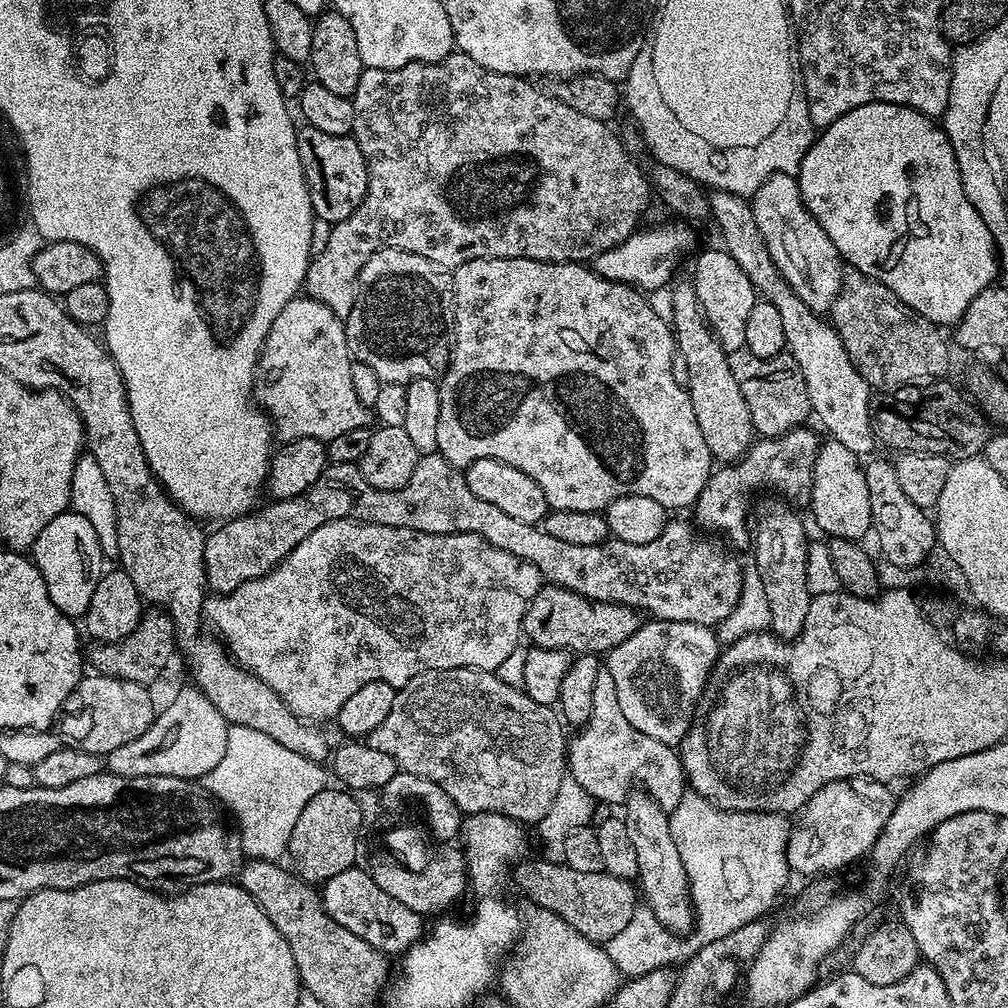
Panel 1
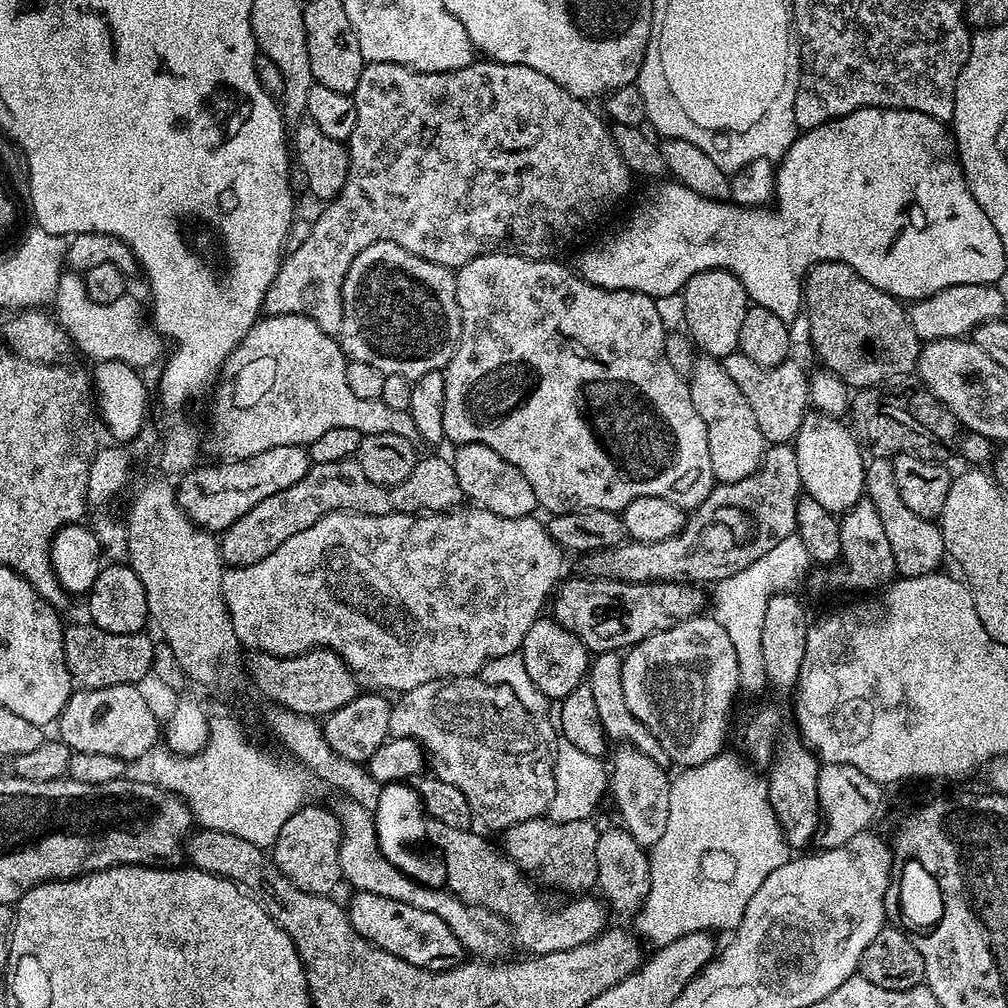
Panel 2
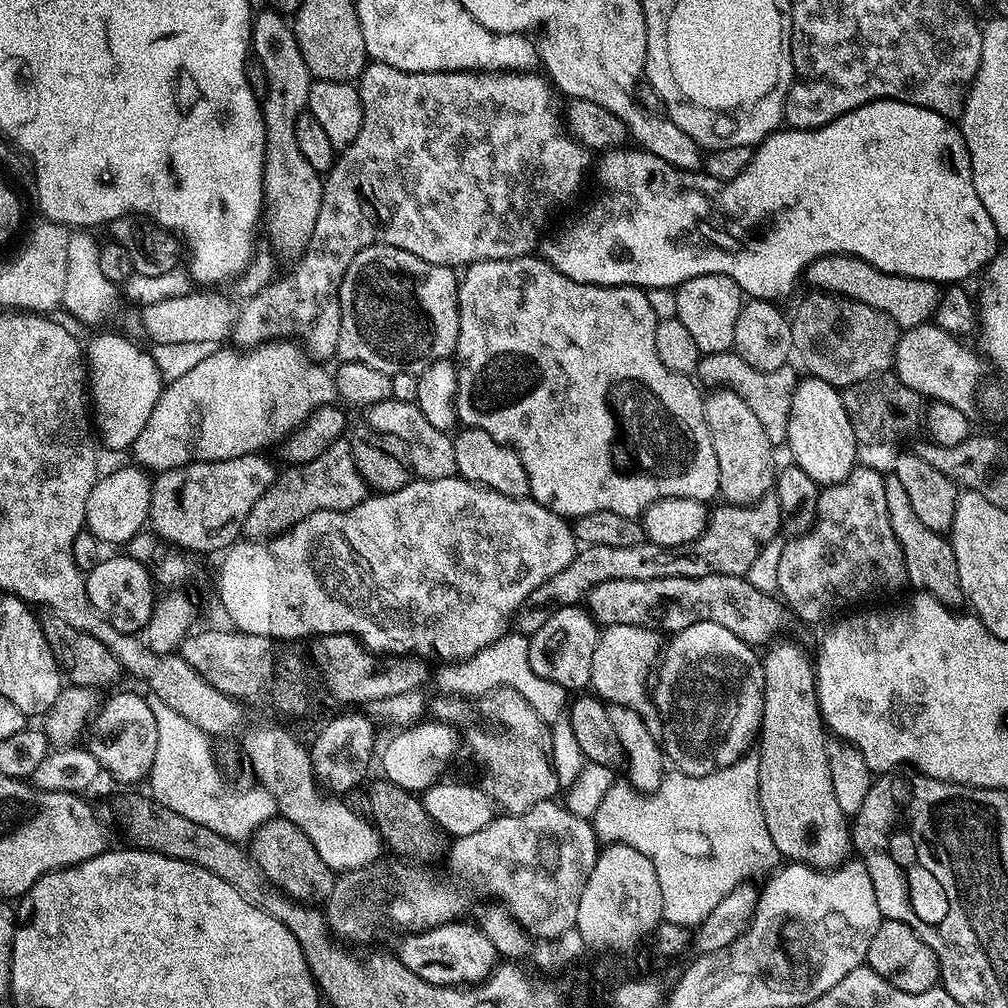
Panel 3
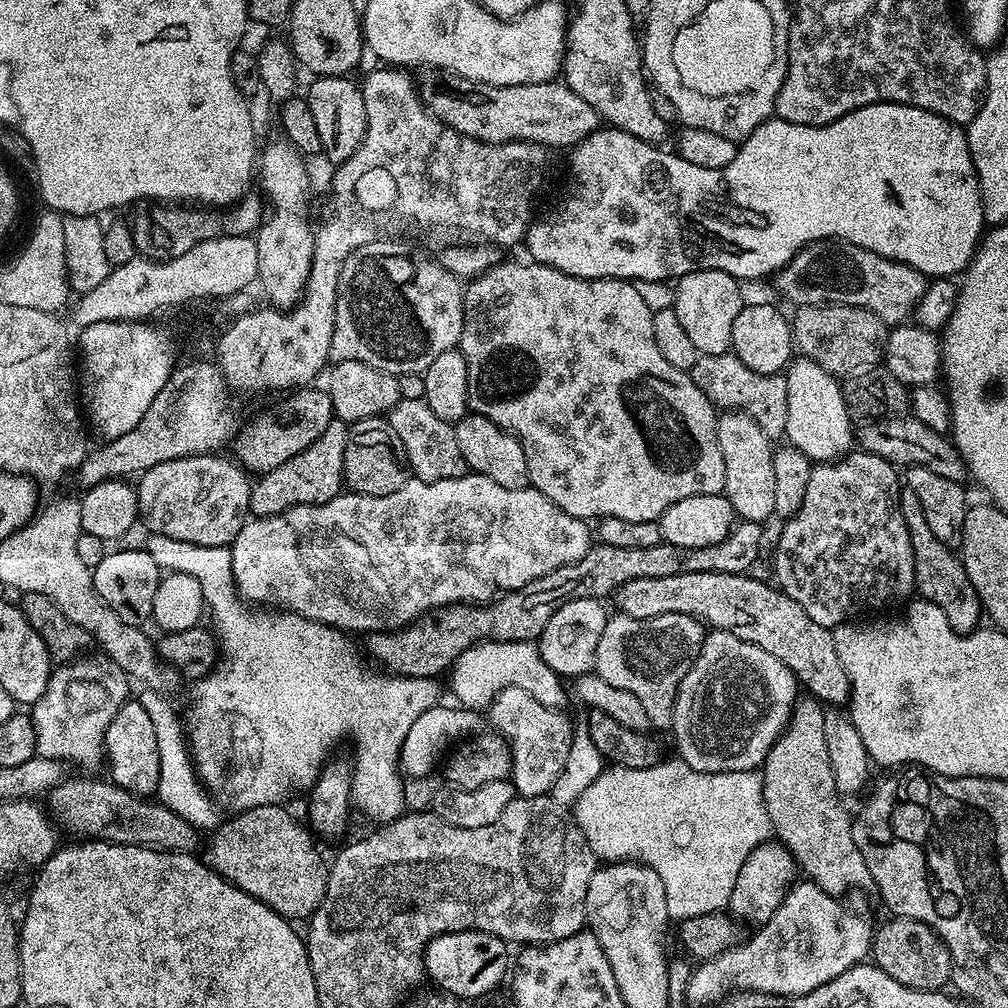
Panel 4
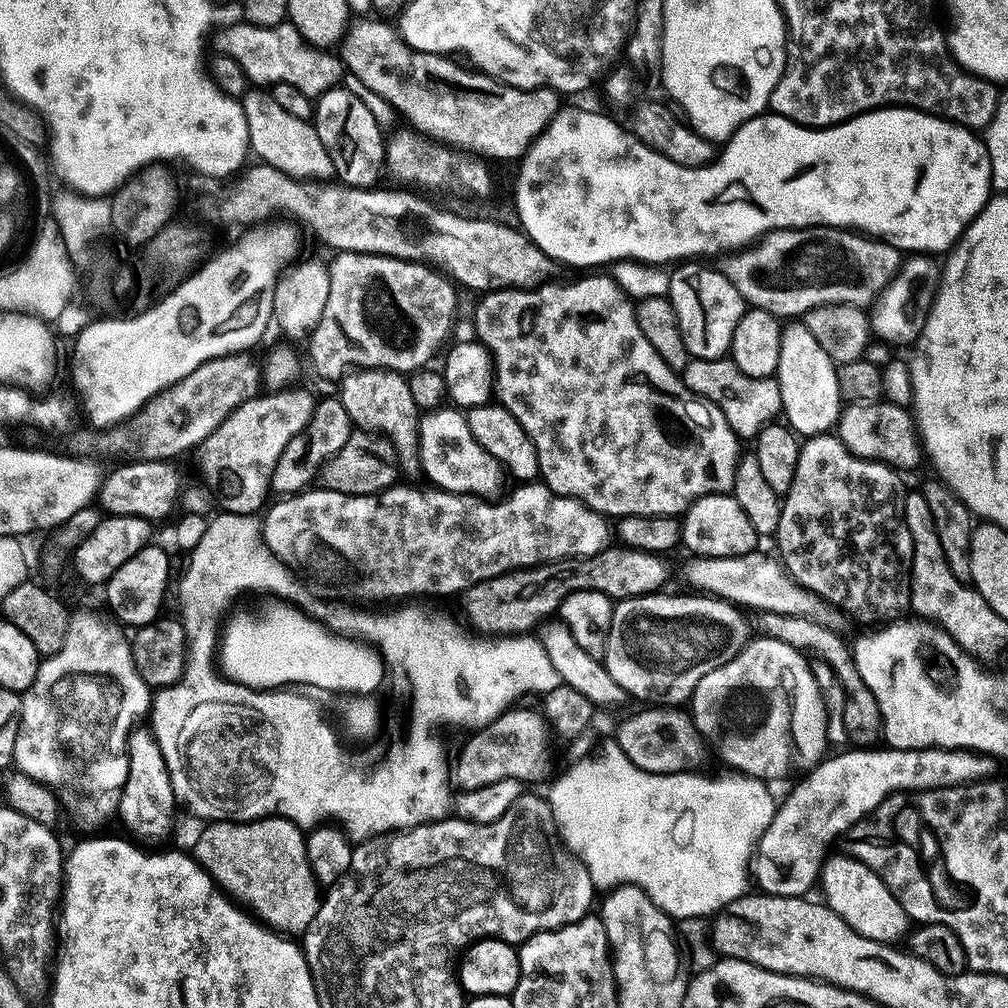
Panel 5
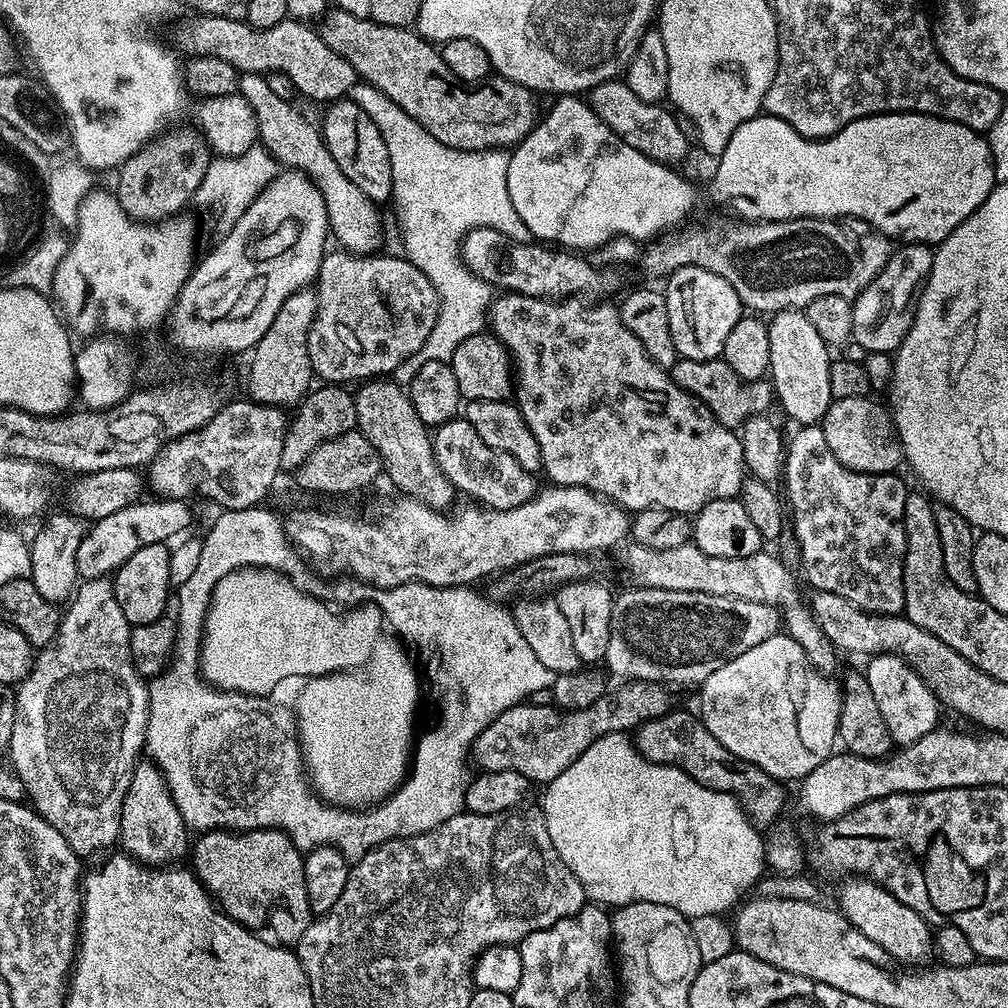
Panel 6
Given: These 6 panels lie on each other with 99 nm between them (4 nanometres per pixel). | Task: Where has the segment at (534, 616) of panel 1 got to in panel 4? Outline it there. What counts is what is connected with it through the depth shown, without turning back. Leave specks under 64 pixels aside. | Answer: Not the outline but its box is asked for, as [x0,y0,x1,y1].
[614,572,852,706]

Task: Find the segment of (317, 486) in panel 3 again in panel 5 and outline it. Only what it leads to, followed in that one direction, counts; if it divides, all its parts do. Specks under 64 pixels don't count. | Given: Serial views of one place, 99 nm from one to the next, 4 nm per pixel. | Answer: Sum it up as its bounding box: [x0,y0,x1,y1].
[271,395,353,498]

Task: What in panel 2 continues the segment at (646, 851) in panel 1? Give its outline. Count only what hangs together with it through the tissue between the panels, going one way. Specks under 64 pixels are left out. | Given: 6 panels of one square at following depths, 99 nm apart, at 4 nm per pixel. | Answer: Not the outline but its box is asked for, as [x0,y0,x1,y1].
[610,743,674,850]

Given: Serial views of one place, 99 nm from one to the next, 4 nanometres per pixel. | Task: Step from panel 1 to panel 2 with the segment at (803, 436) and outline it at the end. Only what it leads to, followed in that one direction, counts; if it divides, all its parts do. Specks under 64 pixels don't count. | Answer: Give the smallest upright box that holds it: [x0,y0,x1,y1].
[583,443,801,586]

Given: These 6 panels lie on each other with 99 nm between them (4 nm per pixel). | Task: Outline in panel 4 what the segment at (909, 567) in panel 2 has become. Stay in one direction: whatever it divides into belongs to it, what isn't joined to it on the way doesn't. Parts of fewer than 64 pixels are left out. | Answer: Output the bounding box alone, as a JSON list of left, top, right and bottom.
[900,487,982,632]

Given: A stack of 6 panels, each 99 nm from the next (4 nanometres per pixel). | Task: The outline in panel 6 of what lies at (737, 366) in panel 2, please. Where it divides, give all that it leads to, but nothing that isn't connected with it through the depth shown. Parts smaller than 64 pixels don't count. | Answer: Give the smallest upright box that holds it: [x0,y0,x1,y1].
[670,358,774,430]

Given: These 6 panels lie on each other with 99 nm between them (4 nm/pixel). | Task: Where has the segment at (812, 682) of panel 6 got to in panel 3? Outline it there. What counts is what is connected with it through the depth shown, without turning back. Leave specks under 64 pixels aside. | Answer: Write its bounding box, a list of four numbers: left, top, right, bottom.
[650,622,763,776]

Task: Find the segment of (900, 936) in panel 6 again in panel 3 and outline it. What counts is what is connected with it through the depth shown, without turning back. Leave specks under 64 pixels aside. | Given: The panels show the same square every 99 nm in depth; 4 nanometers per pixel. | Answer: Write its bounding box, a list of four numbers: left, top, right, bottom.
[756,640,850,870]

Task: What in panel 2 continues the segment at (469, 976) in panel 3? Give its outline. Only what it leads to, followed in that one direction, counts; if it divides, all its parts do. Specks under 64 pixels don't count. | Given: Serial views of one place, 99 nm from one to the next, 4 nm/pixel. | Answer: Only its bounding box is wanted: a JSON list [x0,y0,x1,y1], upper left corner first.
[346,892,466,972]

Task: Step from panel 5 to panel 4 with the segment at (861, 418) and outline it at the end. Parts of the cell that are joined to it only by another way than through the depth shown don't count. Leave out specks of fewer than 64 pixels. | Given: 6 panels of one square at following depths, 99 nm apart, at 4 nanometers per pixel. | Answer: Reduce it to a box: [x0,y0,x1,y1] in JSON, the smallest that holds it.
[858,414,969,480]

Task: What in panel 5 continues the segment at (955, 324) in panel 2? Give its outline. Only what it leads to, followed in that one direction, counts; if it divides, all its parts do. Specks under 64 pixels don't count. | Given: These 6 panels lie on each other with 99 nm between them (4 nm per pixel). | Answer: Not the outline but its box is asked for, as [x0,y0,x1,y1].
[722,228,902,318]

